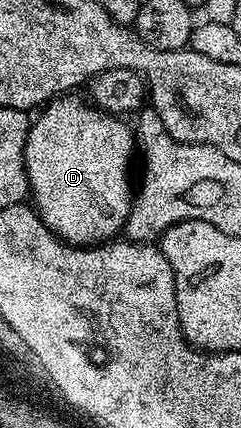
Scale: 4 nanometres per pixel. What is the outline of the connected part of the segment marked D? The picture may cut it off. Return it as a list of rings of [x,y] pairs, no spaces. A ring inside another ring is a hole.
[[[62,94],[50,100],[40,109],[41,117],[36,118],[30,127],[25,148],[28,191],[41,221],[66,244],[97,246],[112,241],[116,237],[113,235],[124,229],[133,205],[135,184],[129,181],[129,163],[133,160],[133,148],[135,152],[135,132],[121,121],[124,119],[75,97],[73,94]]]

